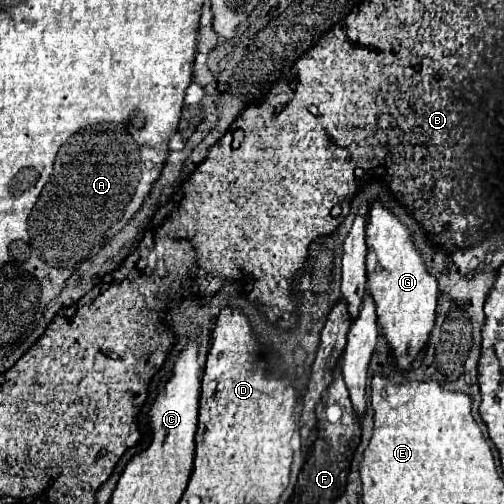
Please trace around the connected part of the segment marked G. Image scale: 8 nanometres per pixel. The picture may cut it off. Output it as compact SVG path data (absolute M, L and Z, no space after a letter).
M375 202L367 222L367 292L375 302L377 324L399 368L407 368L427 344L435 324L437 280L425 270L409 230L383 204Z

